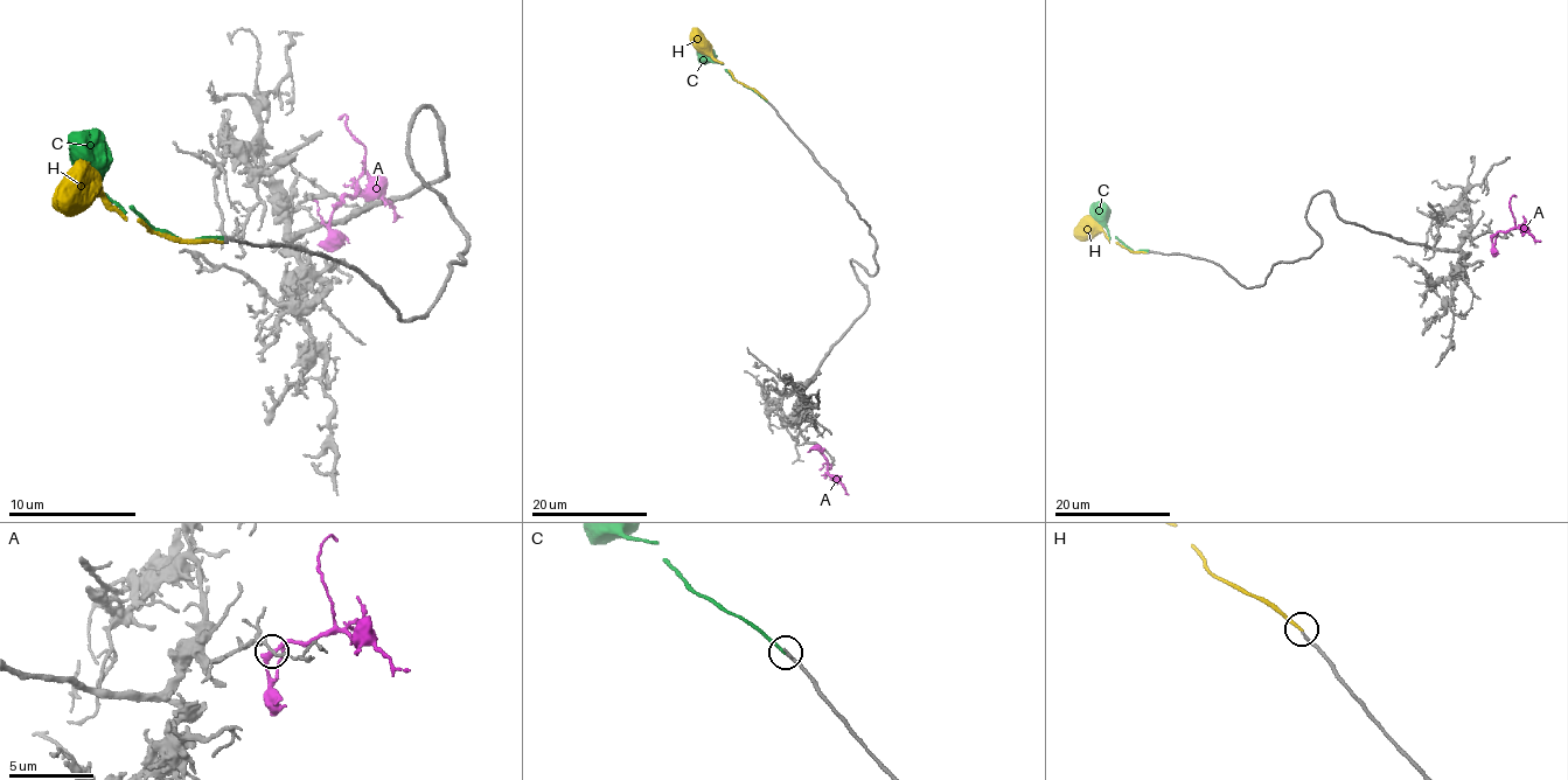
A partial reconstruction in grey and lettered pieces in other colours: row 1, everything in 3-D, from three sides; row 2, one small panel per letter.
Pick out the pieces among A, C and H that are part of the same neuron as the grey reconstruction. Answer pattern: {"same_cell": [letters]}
{"same_cell": ["C"]}

